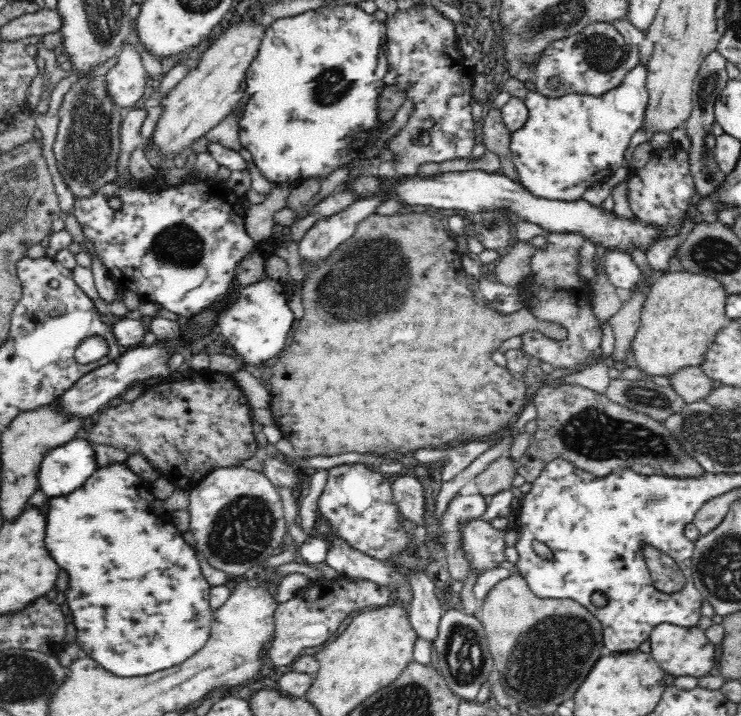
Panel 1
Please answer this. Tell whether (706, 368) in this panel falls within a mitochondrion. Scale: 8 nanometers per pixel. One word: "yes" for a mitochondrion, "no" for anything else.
no

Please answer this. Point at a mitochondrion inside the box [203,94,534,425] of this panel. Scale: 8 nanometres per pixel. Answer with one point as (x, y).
(369, 280)

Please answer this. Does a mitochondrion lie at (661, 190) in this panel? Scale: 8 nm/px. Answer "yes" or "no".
no

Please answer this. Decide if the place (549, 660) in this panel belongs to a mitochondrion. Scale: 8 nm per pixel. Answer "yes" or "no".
yes

